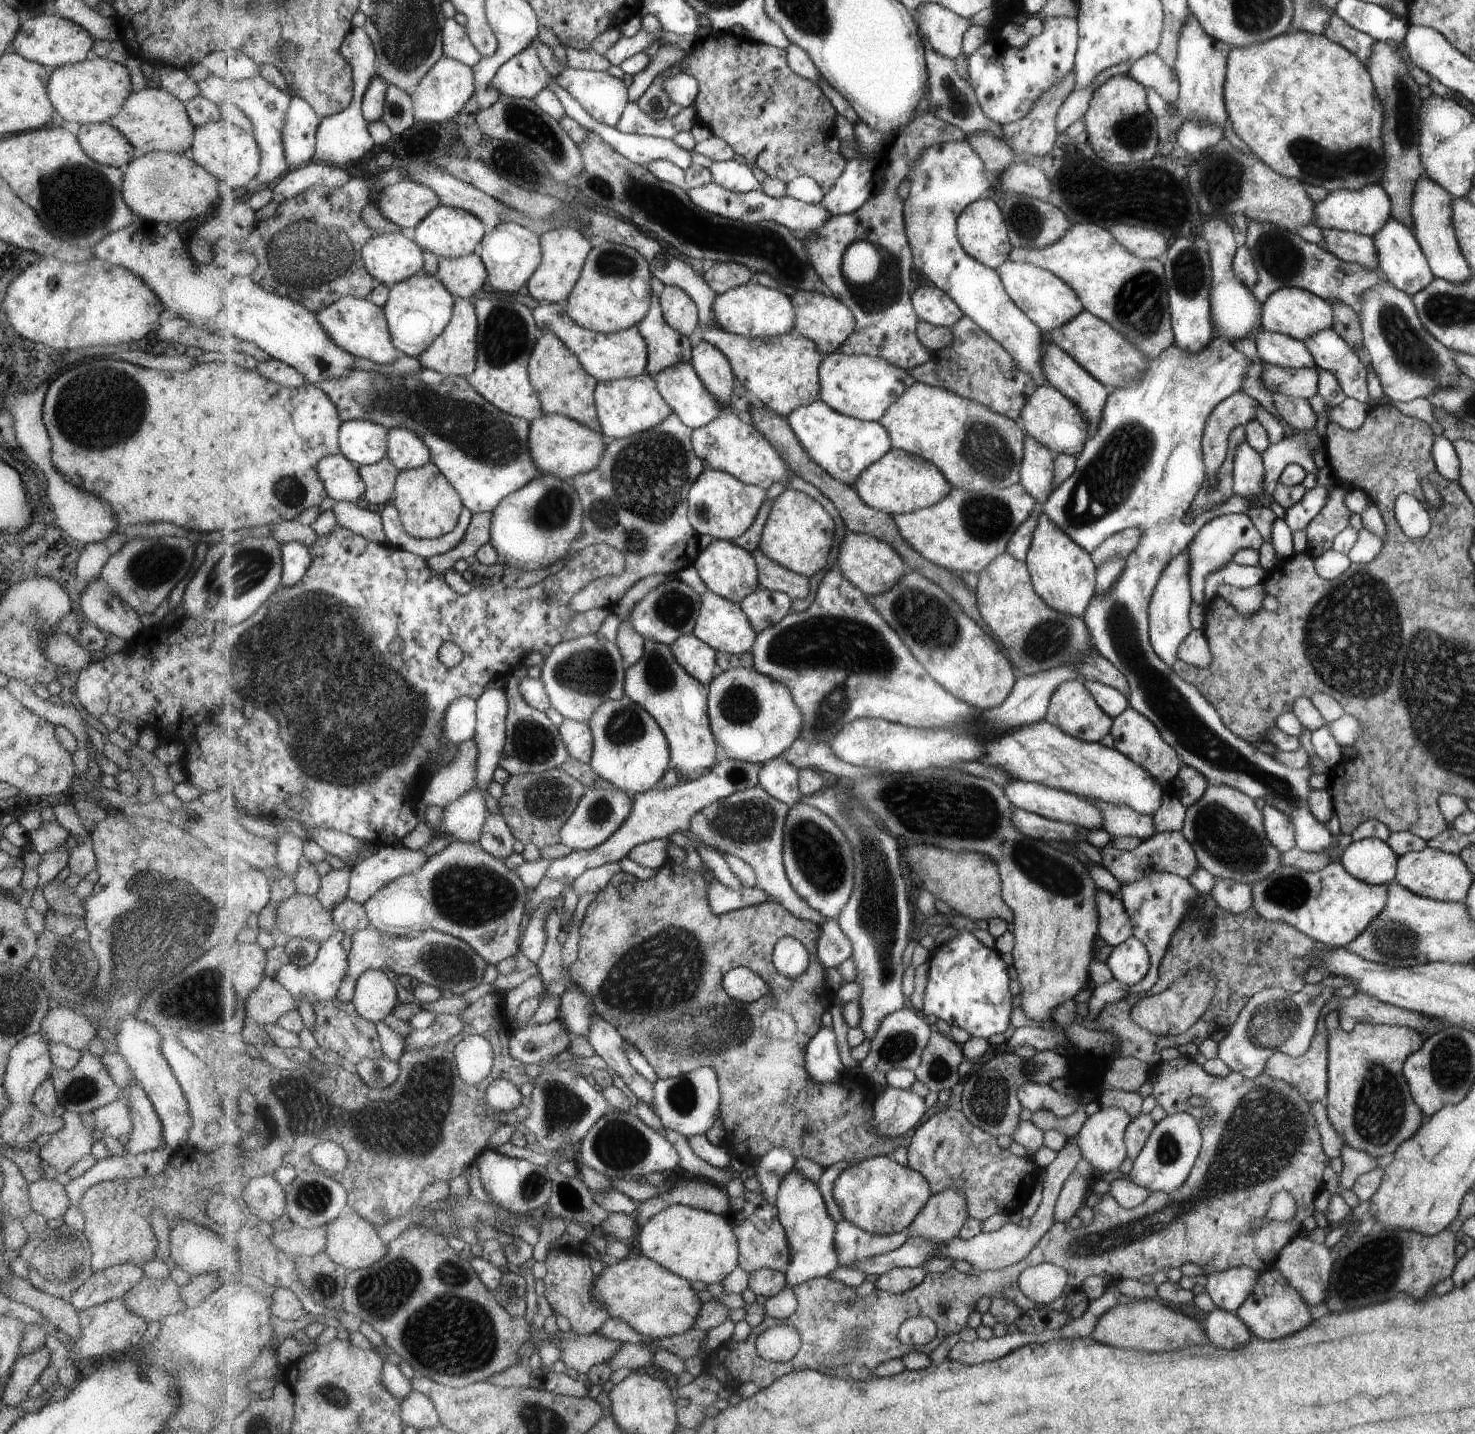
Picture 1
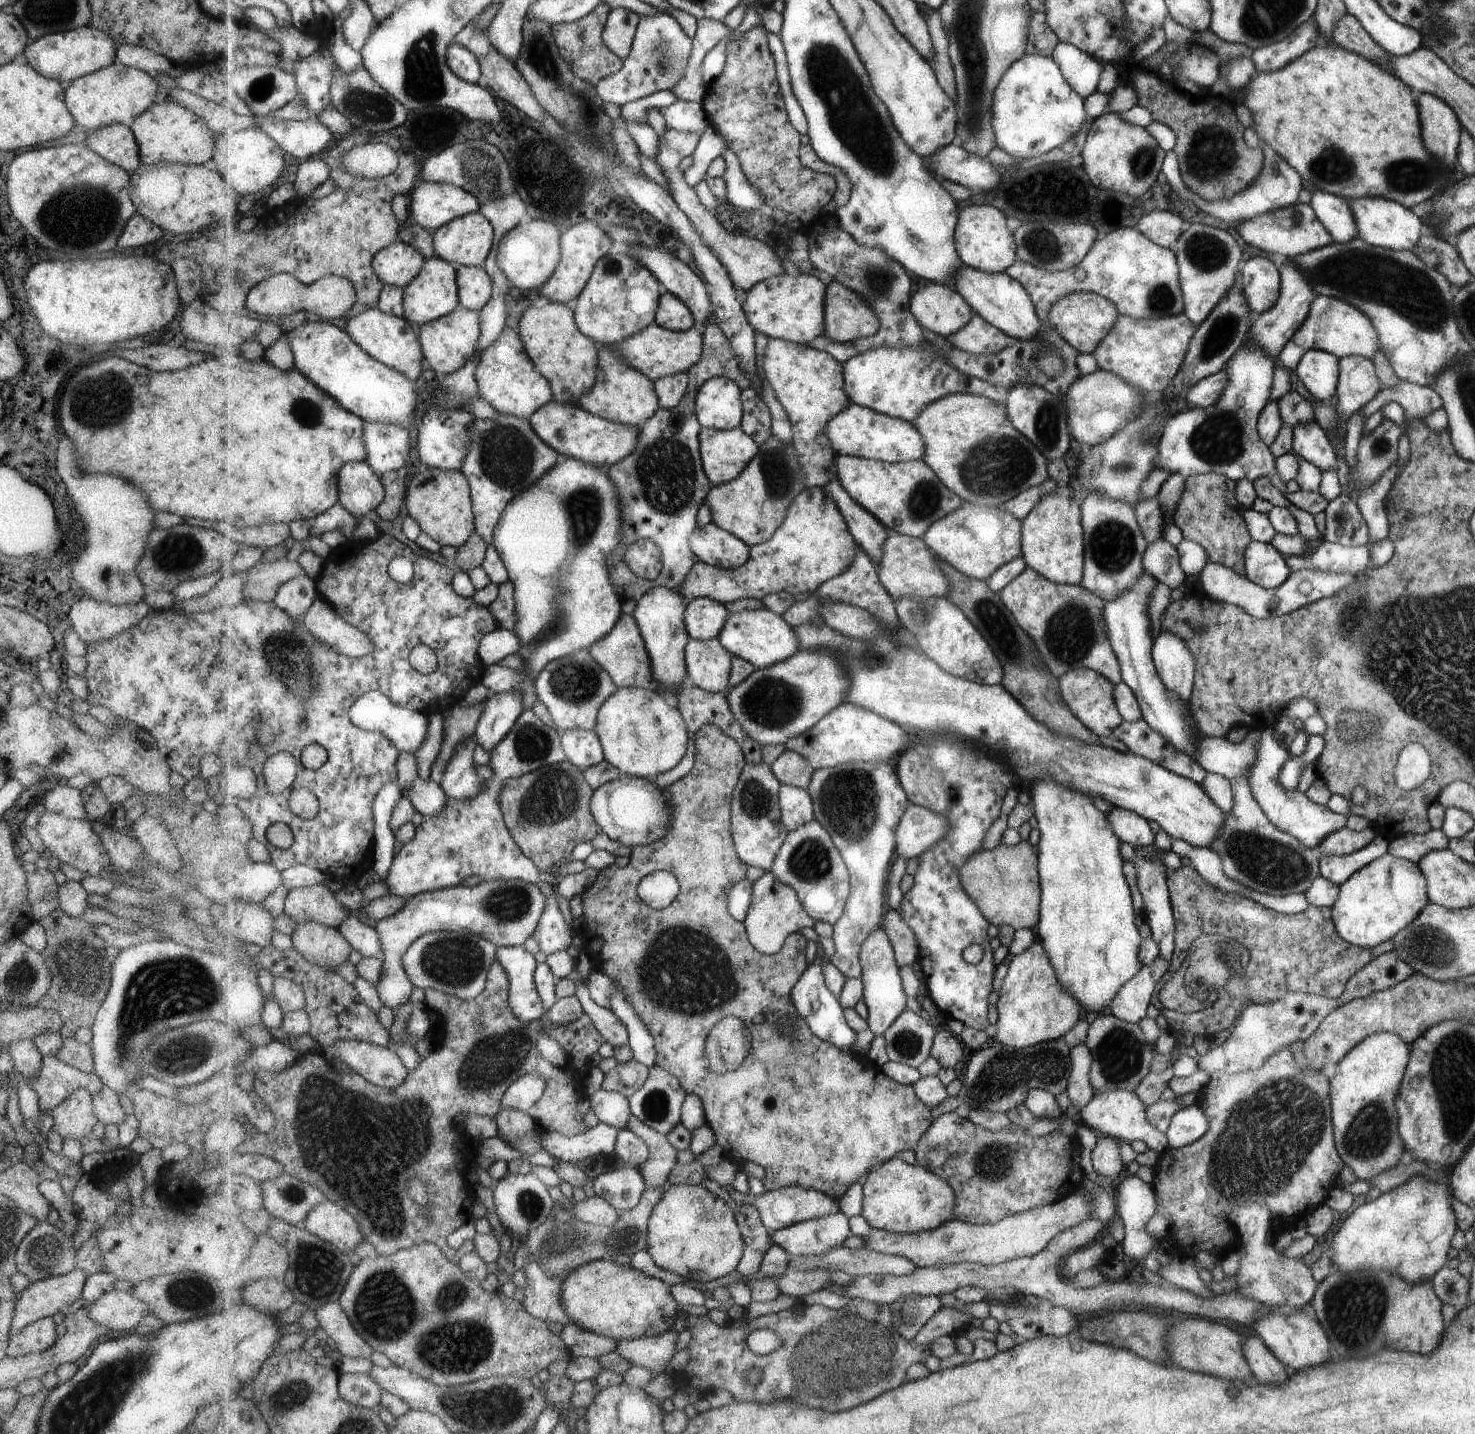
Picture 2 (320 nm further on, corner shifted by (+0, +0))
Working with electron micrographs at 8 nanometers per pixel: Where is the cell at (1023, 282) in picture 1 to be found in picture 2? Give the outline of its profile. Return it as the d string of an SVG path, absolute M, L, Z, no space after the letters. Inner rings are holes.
M1076 292L1063 295L1053 304L1050 304L1044 320L1078 353L1093 354L1095 347L1113 328L1114 322L1118 320L1118 316L1117 307L1104 296L1097 293Z

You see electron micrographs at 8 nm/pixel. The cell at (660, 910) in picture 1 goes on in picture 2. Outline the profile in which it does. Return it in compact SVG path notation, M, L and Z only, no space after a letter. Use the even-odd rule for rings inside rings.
M705 725L696 734L696 765L687 776L681 778L672 785L669 785L664 793L672 808L672 820L668 833L657 842L648 845L639 845L633 848L629 864L626 867L611 865L600 870L597 882L589 887L581 896L584 904L584 914L587 920L587 928L581 929L578 933L583 941L584 950L595 960L596 968L604 970L613 980L626 992L627 998L635 1005L637 1012L650 1028L651 1034L655 1037L657 1060L655 1065L662 1066L671 1074L680 1078L684 1090L688 1094L699 1095L704 1102L708 1124L715 1131L717 1143L722 1146L723 1155L731 1162L739 1165L743 1162L755 1162L765 1170L763 1182L766 1190L772 1191L788 1186L802 1186L806 1189L813 1189L820 1193L831 1195L834 1199L841 1200L842 1196L853 1186L867 1170L872 1170L880 1164L892 1159L897 1152L907 1149L915 1149L922 1140L923 1135L930 1129L933 1121L931 1107L923 1102L912 1085L897 1083L895 1079L875 1064L868 1056L847 1051L830 1042L824 1041L814 1033L806 1018L794 1005L792 990L799 982L799 979L806 973L812 962L807 962L807 941L802 932L793 933L785 941L783 948L774 955L766 955L759 952L748 937L745 921L737 920L728 909L729 893L731 889L744 878L747 878L749 865L743 862L738 855L734 834L732 833L732 802L734 801L734 790L738 785L739 777L746 765L746 754L743 747L728 734L725 734L717 725ZM655 871L669 871L673 873L681 883L681 892L673 904L667 908L656 909L649 906L638 893L638 886L641 879ZM729 1015L735 1015L744 1020L747 1026L753 1026L753 1062L745 1062L737 1072L732 1074L715 1074L711 1070L705 1070L699 1060L705 1054L705 1042L707 1042L711 1029L722 1019Z

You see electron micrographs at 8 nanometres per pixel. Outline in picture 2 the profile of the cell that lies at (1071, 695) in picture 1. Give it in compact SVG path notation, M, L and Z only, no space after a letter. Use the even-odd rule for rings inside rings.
M1081 667L1068 670L1061 677L1058 677L1058 689L1064 702L1070 711L1087 727L1096 737L1109 740L1113 730L1122 724L1122 715L1114 703L1114 685L1103 675L1097 674L1094 670Z

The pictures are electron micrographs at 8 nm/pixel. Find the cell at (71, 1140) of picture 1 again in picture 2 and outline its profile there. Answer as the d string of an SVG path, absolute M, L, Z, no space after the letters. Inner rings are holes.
M83 1087L72 1090L55 1108L52 1108L52 1128L61 1136L71 1136L79 1140L82 1136L90 1136L98 1118L95 1116L92 1095Z

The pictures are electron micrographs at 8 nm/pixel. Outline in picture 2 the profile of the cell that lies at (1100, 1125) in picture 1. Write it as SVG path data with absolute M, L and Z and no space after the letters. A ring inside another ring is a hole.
M1112 1090L1094 1094L1091 1100L1078 1110L1085 1126L1089 1127L1098 1136L1117 1138L1119 1142L1133 1142L1143 1140L1147 1147L1158 1153L1168 1149L1166 1134L1161 1134L1154 1126L1151 1126L1146 1119L1147 1106L1134 1092L1124 1090Z

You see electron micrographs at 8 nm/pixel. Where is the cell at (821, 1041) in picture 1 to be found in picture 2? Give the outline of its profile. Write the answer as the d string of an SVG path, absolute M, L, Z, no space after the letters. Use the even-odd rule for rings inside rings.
M816 955L811 966L808 966L806 973L803 974L792 990L793 1002L819 1038L844 1050L852 1051L851 1046L857 1040L857 1032L848 1025L844 1013L845 1008L842 1006L839 997L836 997L827 986L824 973L825 963L823 955Z

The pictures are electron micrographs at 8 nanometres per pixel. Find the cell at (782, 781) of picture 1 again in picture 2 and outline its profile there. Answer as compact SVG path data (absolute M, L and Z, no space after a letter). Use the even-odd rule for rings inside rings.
M782 785L780 790L782 817L789 832L815 820L814 798L810 790L793 785Z

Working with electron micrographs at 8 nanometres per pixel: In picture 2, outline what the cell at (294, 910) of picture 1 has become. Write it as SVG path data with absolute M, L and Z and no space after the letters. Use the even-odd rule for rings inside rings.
M315 921L298 923L291 938L307 960L329 970L347 962L354 949L339 929Z

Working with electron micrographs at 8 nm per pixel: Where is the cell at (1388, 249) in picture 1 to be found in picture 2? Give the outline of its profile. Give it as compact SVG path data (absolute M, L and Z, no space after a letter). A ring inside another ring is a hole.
M1381 197L1344 198L1353 211L1357 224L1358 237L1371 246L1387 250L1410 251L1424 229L1421 218L1398 202Z

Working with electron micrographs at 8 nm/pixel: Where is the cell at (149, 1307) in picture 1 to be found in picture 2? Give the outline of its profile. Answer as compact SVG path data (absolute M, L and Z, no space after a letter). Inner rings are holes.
M111 1289L111 1292L106 1292L96 1298L93 1302L88 1303L87 1316L94 1323L103 1325L110 1332L121 1334L123 1330L129 1331L142 1319L142 1316L149 1313L146 1303L136 1299L129 1290L117 1291Z

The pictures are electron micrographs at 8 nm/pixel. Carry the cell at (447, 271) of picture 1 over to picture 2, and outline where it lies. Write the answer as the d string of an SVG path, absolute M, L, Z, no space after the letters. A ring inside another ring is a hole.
M459 266L458 285L460 303L476 311L487 306L494 292L491 275L483 267Z

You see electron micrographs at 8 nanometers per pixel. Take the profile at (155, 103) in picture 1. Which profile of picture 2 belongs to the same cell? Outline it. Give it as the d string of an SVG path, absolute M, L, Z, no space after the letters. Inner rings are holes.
M169 100L151 105L130 124L137 141L141 165L157 163L181 163L186 165L207 165L212 158L214 136L204 120L187 108Z

